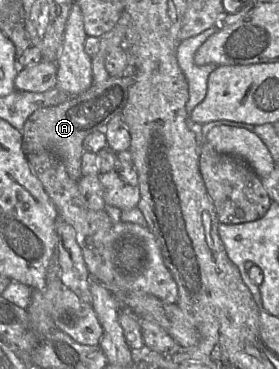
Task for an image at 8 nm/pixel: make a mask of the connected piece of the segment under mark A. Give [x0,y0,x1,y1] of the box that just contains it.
[21,56,135,181]

